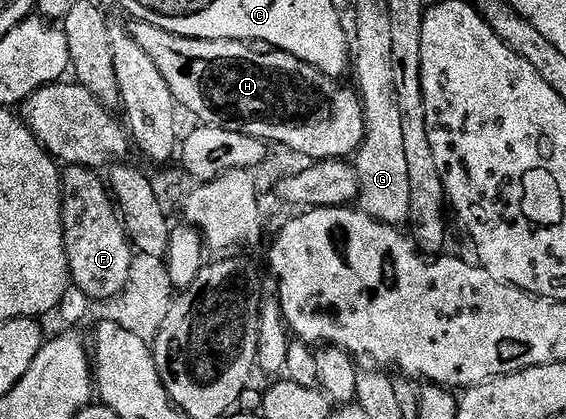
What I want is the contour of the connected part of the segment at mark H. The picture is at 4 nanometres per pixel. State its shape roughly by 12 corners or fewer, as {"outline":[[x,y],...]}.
{"outline":[[132,20],[177,105],[316,162],[359,95],[288,52]]}

